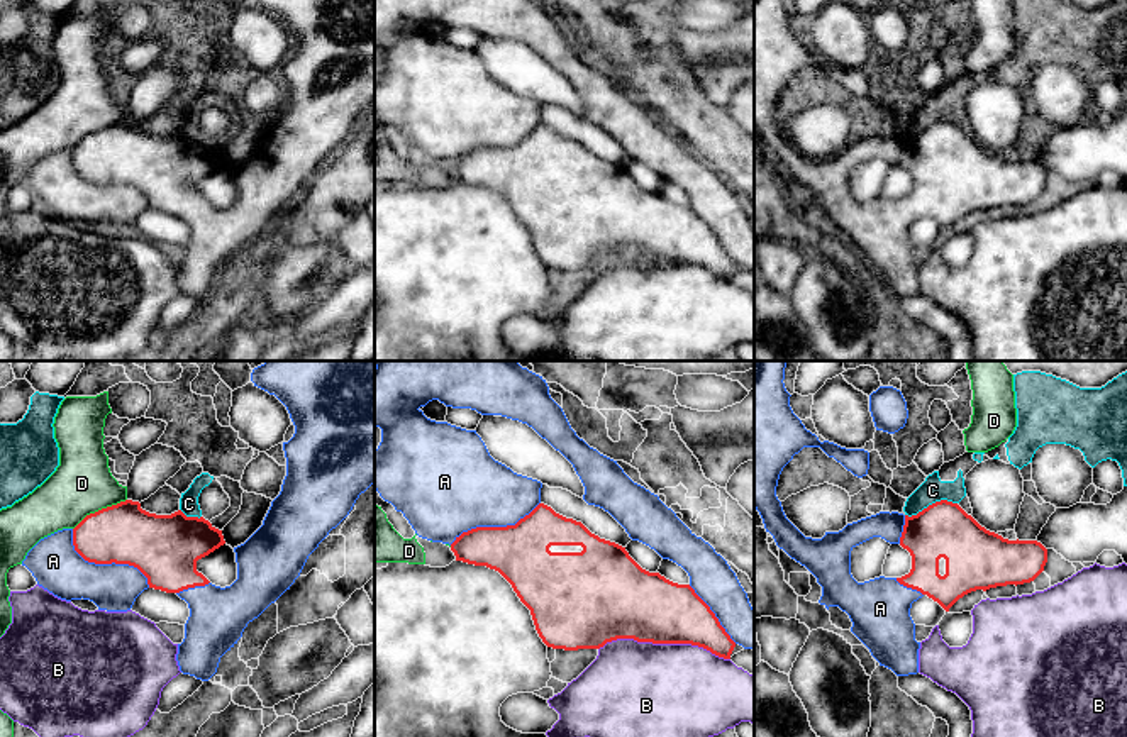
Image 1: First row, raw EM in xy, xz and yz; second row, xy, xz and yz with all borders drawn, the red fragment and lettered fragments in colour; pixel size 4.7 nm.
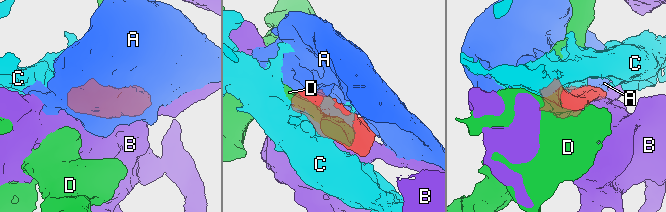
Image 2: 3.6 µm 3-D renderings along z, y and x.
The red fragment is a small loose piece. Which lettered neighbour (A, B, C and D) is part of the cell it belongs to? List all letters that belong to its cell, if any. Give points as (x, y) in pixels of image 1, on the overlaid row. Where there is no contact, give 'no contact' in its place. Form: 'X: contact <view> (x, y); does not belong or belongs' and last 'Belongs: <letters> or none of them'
A: contact xy (105, 563); belongs
B: contact xz (665, 642); does not belong
C: contact yz (932, 504); does not belong
D: contact xy (99, 510); does not belong
Belongs: A

